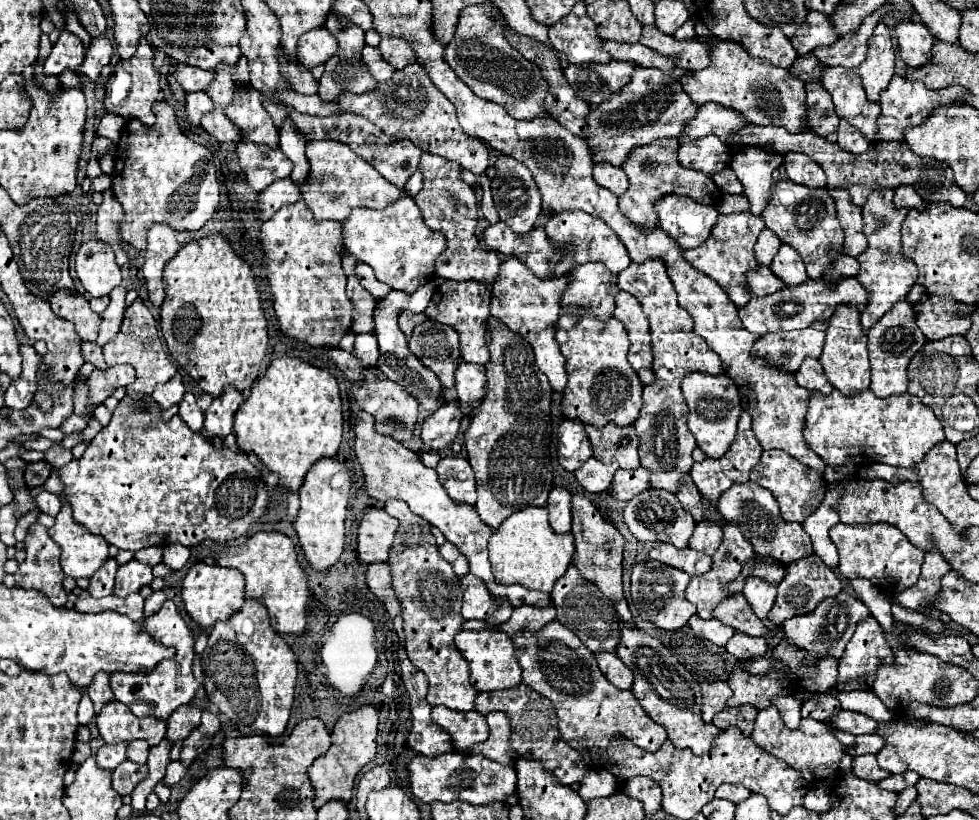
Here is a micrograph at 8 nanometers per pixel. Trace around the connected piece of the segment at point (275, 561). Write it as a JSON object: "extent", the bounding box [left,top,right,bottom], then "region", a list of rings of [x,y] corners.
{"extent":[214,533,310,635],"region":[[[254,533],[240,545],[232,545],[228,549],[216,551],[214,561],[220,567],[238,569],[246,579],[246,599],[256,599],[266,605],[270,625],[276,633],[292,633],[300,635],[306,627],[306,605],[310,599],[308,583],[302,567],[296,559],[296,549],[290,537],[282,533]]]}

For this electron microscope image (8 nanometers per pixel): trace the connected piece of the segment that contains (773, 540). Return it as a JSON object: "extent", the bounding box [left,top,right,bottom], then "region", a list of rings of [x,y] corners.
{"extent":[718,483,812,563],"region":[[[736,483],[730,487],[718,501],[718,511],[726,521],[740,523],[740,531],[746,535],[746,539],[752,543],[756,555],[770,555],[780,563],[794,563],[798,559],[804,559],[806,555],[812,555],[812,543],[810,535],[802,529],[800,523],[784,521],[778,509],[778,503],[772,499],[772,493],[756,483]]]}

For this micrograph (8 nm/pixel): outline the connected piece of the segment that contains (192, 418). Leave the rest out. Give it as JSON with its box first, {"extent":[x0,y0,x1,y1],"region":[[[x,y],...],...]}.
{"extent":[178,393,204,431],"region":[[[186,393],[184,395],[184,399],[182,399],[182,403],[178,405],[180,407],[180,411],[178,411],[178,415],[180,415],[180,419],[192,429],[192,431],[202,431],[202,423],[204,423],[204,413],[200,411],[200,407],[196,405],[196,397],[192,395],[192,393]]]}

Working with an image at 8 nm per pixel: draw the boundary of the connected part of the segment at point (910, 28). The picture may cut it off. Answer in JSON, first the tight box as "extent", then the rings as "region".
{"extent":[894,21,934,67],"region":[[[900,21],[894,27],[894,35],[898,43],[898,55],[904,59],[908,67],[922,67],[922,63],[930,59],[930,47],[934,41],[926,25]]]}

